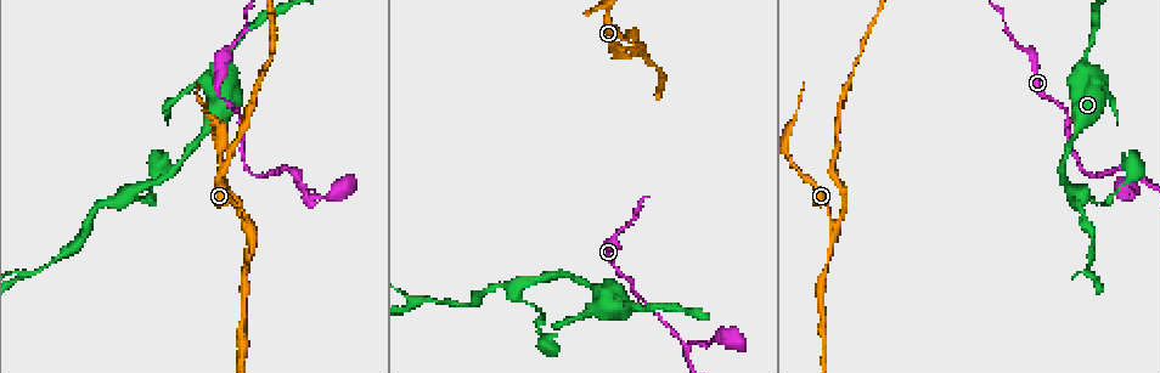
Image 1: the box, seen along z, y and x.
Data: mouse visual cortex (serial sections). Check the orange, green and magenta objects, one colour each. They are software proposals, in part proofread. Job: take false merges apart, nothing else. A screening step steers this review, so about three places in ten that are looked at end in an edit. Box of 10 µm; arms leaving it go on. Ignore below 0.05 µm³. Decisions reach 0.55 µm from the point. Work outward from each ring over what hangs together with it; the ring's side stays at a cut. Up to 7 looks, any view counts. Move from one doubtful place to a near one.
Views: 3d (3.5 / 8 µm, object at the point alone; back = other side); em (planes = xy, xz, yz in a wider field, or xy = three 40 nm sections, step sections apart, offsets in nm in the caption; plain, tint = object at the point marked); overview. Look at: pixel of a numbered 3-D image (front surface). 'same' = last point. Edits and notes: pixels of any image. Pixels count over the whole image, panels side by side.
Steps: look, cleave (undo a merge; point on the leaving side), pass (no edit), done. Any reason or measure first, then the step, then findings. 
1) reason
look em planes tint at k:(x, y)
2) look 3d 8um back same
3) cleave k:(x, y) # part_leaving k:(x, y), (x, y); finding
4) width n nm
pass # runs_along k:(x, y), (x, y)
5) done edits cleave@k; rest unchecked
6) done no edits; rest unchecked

sudden change in width
look 3d 3.5um at 1:(1085, 64)

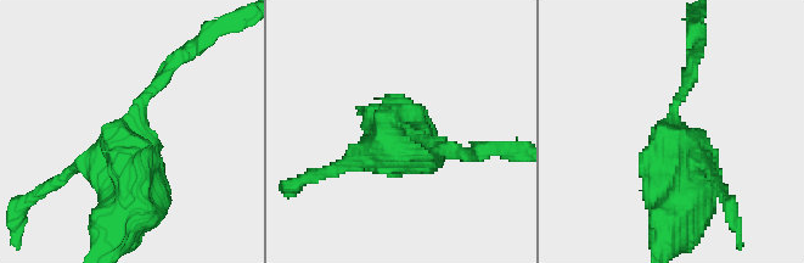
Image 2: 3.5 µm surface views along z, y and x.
now the EM
look em xy step 1 tint at 2:(131, 121)

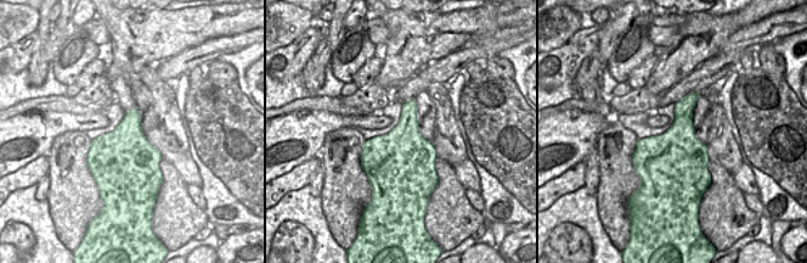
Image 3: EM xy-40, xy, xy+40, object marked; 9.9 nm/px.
pass # continuous, no second cell

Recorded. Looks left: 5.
sudden change in width
look 3d 3.5um at 1:(589, 283)

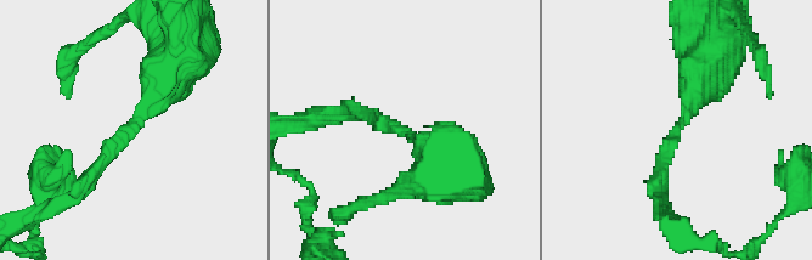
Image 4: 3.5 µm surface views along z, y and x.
arm_widths 200, 600 nm; now the EM
look em xy step 5 tint at 4:(133, 123)

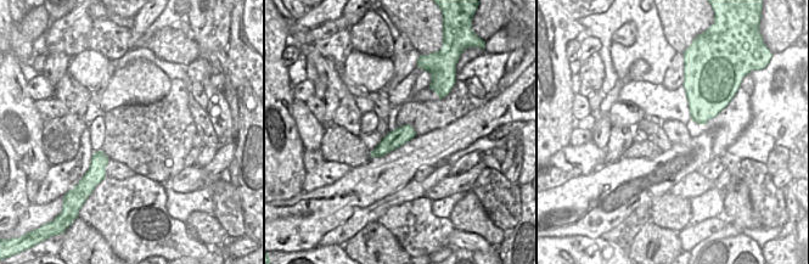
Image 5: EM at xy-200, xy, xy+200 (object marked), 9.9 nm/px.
width 170 nm
pass # runs_along 4:(175, 61), (152, 106), (82, 185); all the same cell

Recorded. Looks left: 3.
sharp bend
look 3d 3.5um at 1:(836, 221)

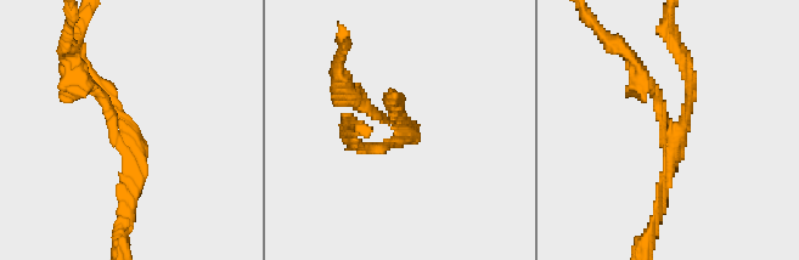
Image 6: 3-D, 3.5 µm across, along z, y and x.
arms 3; arm_widths 150, 150, 200 nm; need the tissue
look em xy step 1 tint at 6:(395, 132)

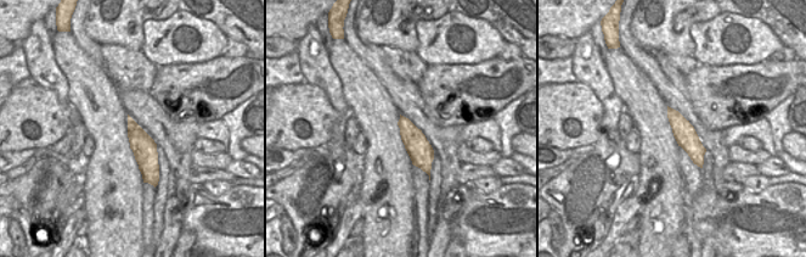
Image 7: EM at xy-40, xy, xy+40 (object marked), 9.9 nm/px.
cleave 6:(136, 150) # a second cell is stuck on

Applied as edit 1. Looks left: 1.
done edits cleave@6; rest unchecked

